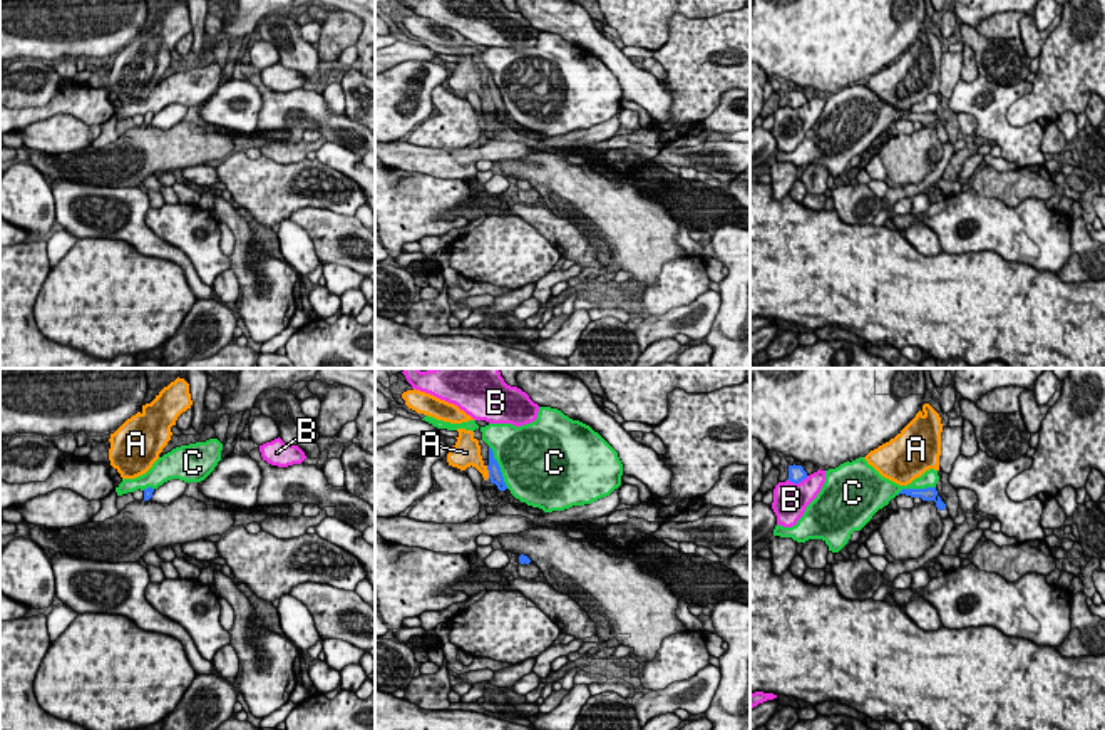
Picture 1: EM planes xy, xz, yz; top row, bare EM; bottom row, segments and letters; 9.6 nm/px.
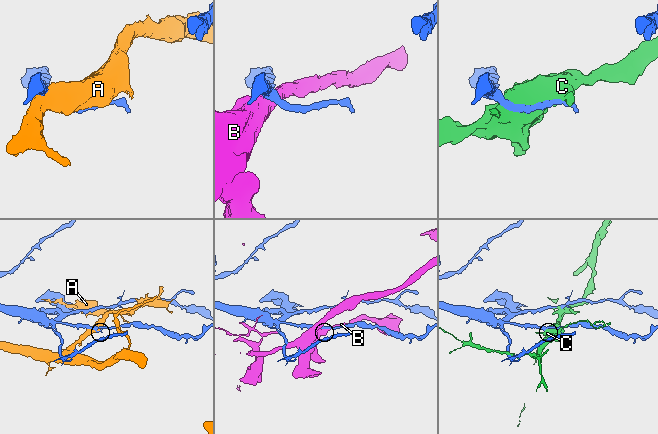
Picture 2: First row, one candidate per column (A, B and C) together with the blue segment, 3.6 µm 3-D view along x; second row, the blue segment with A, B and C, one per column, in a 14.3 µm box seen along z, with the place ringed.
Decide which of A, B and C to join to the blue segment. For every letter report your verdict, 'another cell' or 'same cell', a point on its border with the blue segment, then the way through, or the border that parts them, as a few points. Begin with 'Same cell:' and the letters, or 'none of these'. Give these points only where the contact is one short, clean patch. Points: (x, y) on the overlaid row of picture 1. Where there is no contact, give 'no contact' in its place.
Same cell: none of these
A: another cell; meets blue in xz at (489, 472)
B: another cell; meets blue in yz at (797, 483)
C: another cell; meets blue in xz at (499, 467)

